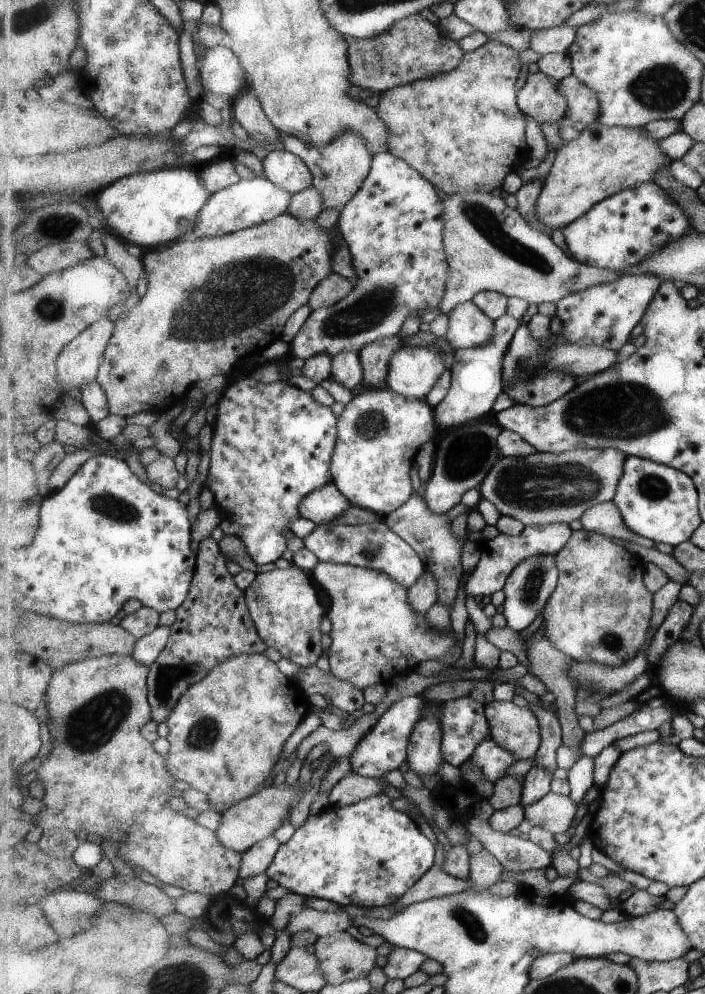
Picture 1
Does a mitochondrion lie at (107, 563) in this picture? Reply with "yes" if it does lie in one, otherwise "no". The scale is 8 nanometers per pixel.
no

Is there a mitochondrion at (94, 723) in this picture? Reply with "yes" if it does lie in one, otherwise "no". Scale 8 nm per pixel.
yes

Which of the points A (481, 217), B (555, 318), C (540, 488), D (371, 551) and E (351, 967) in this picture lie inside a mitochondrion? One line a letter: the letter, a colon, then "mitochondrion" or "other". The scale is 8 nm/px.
A: mitochondrion
B: other
C: mitochondrion
D: mitochondrion
E: mitochondrion

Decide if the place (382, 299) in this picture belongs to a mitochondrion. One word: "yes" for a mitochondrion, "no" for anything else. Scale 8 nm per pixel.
yes

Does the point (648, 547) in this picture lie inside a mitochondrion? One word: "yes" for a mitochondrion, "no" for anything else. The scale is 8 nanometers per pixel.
no

